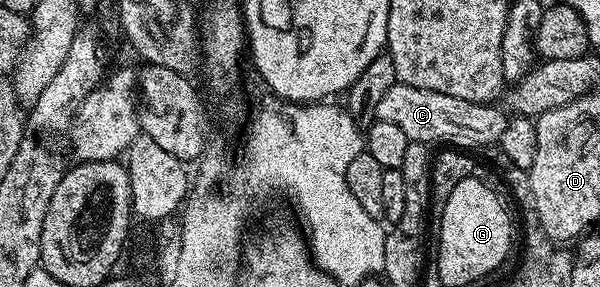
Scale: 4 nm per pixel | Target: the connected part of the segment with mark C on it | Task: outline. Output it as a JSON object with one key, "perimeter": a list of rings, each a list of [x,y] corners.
{"perimeter":[[[395,84],[383,99],[379,99],[379,107],[375,114],[376,120],[383,123],[395,123],[395,127],[403,130],[403,135],[411,141],[424,141],[434,143],[438,141],[438,146],[452,147],[462,151],[474,151],[473,149],[485,149],[488,145],[496,146],[503,135],[503,127],[507,120],[506,114],[497,110],[498,106],[493,103],[480,105],[471,103],[467,99],[455,99],[455,95],[443,95],[439,91],[427,91],[419,87],[410,85]]]}

